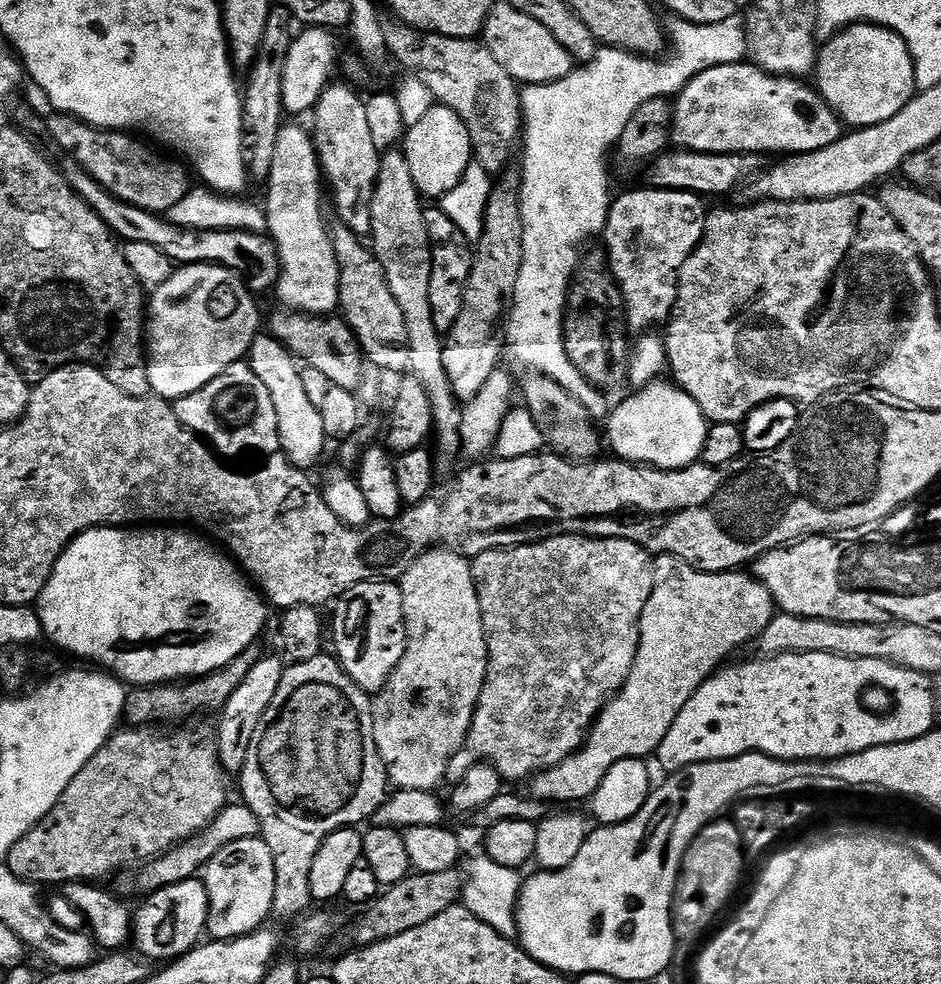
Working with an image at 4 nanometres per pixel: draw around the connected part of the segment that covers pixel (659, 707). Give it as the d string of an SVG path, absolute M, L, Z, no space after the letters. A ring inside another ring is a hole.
M661 555L655 569L656 584L652 587L650 598L642 610L640 619L640 645L634 666L630 670L623 688L604 705L592 725L586 741L572 756L560 765L546 769L535 775L531 781L531 795L535 799L551 802L556 806L572 806L575 800L591 801L592 796L602 785L602 780L616 762L623 759L648 758L660 748L662 738L670 734L674 718L682 714L682 706L690 702L694 693L707 682L725 663L724 660L735 648L757 639L760 633L777 615L778 609L770 590L755 575L744 570L730 572L702 572L677 556Z

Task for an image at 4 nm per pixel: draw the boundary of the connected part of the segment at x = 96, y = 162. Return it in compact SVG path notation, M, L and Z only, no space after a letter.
M75 118L61 121L56 128L57 142L72 155L75 163L118 199L147 212L167 214L171 208L178 206L178 202L182 202L182 198L186 198L190 191L190 172L179 159L171 155L159 156L155 147L147 148L142 141L132 137L135 135L124 130L94 128Z

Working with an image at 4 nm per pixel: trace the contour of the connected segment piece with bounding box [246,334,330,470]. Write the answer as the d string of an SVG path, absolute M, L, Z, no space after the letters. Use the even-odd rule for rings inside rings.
M260 334L253 340L246 360L258 374L258 378L266 382L270 398L274 398L274 410L278 410L280 452L295 468L312 470L312 467L323 458L324 443L329 443L330 438L326 434L326 426L322 426L320 409L314 406L314 402L310 402L310 397L306 395L306 386L302 386L302 368L297 357L275 336Z

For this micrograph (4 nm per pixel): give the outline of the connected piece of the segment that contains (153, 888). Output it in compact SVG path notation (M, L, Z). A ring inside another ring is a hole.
M243 802L231 803L206 831L201 832L194 839L184 840L179 846L168 851L166 855L157 857L143 865L137 871L137 874L139 874L136 878L136 886L140 891L144 892L143 894L151 894L168 885L191 880L204 867L207 867L207 864L218 850L248 837L258 838L261 832L260 819L258 814L254 814L254 810L250 810L247 804Z

